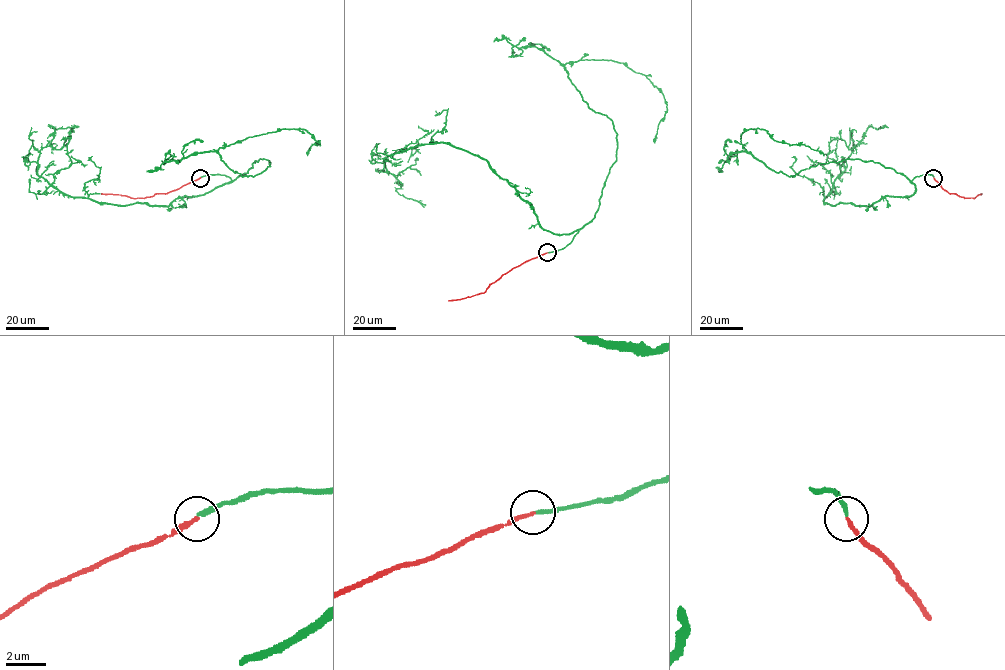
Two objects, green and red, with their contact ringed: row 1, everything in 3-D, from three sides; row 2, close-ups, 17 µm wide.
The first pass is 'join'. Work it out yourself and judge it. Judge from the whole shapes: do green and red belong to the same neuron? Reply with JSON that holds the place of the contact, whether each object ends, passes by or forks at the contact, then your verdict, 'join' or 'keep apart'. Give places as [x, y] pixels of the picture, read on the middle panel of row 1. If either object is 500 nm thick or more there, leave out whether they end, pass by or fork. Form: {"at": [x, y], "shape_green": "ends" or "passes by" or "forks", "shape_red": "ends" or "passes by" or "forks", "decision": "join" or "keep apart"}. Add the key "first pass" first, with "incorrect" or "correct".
{"first pass": "correct", "at": [547, 252], "shape_green": "ends", "shape_red": "ends", "decision": "join"}

